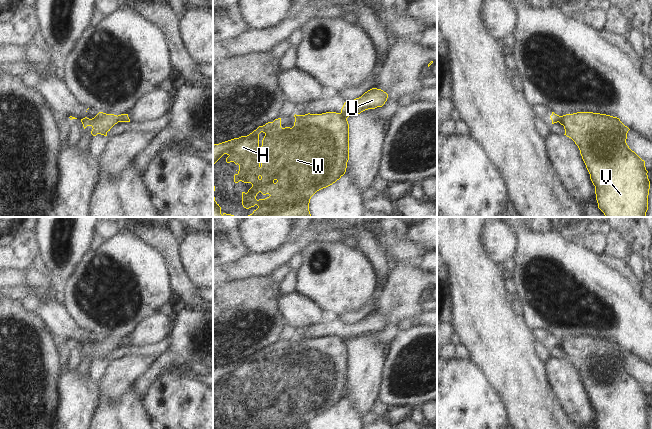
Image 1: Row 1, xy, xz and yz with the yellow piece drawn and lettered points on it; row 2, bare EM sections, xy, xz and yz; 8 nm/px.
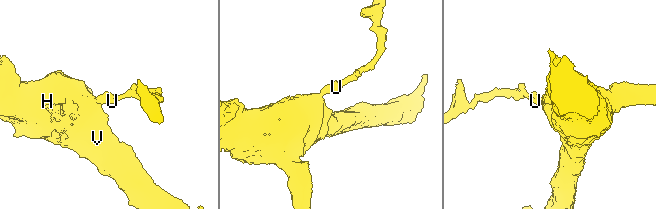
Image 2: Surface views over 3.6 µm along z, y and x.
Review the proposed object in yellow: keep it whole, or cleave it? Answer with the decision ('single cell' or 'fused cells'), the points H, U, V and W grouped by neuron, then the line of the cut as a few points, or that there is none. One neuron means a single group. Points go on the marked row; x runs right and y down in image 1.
fused cells | H V W / U | xz (340, 113), (346, 118)

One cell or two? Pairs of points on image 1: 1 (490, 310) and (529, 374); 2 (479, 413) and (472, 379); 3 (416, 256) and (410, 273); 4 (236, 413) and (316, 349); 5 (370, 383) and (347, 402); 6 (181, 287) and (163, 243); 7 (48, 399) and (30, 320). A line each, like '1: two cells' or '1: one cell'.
1: one cell
2: one cell
3: two cells
4: one cell
5: two cells
6: one cell
7: one cell

